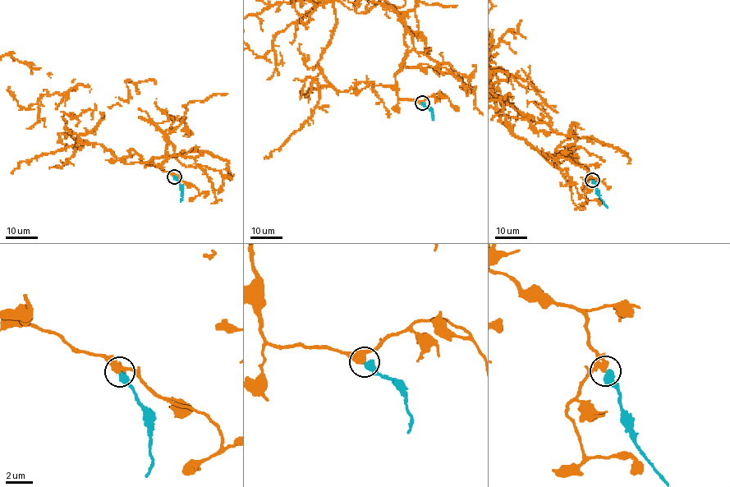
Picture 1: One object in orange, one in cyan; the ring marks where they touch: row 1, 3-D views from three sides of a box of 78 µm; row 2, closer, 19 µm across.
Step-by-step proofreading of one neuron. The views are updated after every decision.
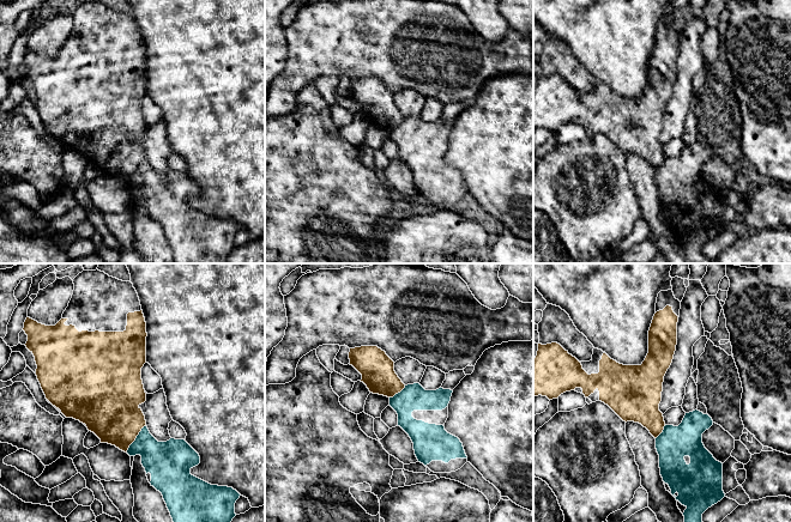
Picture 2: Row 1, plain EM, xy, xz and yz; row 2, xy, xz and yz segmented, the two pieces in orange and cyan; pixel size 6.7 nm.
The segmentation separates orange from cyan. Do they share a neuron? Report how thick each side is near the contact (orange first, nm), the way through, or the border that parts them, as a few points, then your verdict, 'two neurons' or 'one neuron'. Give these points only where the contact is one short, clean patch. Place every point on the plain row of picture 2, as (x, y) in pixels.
380 nm thick on the orange side, 260 nm on the other; border along xy (145, 157), (126, 183); two neurons

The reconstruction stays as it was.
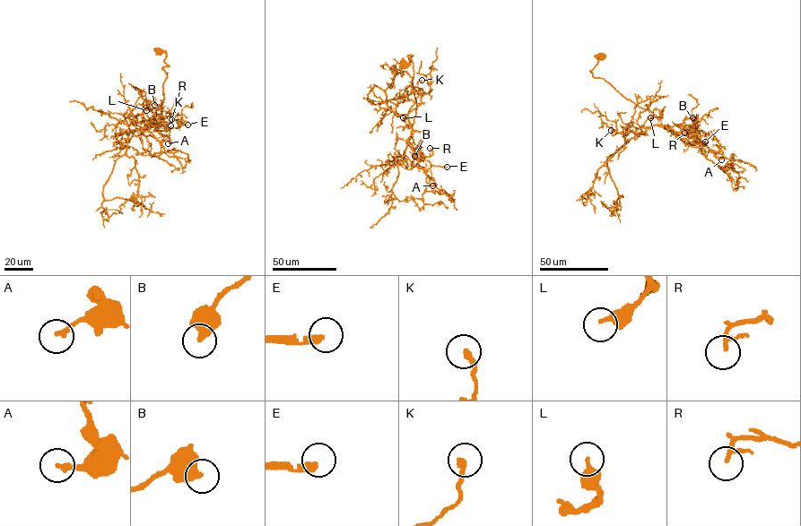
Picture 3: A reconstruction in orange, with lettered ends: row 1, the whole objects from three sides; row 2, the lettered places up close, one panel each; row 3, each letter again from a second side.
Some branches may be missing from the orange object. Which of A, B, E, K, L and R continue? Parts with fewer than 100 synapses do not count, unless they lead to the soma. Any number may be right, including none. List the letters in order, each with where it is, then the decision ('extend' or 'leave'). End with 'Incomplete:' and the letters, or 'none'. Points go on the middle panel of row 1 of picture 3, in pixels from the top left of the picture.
A: place (432, 185); leave
B: place (414, 156); leave
E: place (447, 167); extend
K: place (422, 80); leave
L: place (403, 117); leave
R: place (430, 148); leave
Incomplete: E

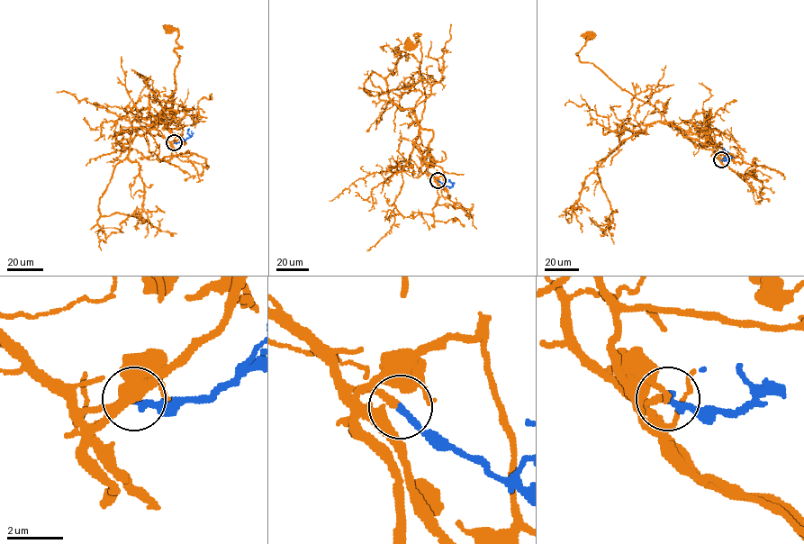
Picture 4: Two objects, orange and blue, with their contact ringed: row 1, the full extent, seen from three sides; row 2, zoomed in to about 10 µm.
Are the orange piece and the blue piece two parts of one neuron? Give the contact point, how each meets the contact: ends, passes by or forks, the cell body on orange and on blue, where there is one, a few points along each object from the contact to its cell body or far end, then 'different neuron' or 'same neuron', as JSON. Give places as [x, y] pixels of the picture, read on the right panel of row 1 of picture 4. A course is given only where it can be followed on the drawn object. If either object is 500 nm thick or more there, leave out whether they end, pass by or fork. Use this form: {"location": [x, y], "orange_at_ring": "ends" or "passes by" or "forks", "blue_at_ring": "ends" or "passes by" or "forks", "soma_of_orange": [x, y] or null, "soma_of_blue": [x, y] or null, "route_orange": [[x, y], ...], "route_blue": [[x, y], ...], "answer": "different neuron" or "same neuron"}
{"location": [721, 159], "orange_at_ring": "ends", "blue_at_ring": "ends", "soma_of_orange": [590, 35], "soma_of_blue": null, "route_orange": [[721, 159], [663, 123], [659, 111], [622, 90], [591, 63], [579, 60], [576, 54], [590, 35]], "route_blue": [[721, 159], [730, 158], [724, 148]], "answer": "same neuron"}

